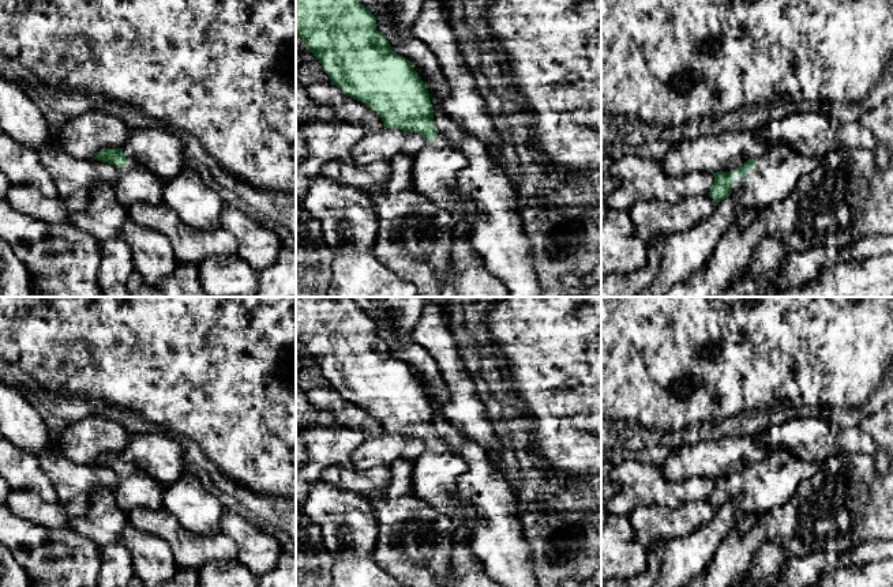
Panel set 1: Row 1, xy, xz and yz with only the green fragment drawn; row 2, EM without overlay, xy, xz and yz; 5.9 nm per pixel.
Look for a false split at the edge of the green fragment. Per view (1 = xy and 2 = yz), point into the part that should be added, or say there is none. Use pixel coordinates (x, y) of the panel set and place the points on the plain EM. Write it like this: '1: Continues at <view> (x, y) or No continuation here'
1: Continues at xy (135, 488)
2: Continues at yz (776, 478)

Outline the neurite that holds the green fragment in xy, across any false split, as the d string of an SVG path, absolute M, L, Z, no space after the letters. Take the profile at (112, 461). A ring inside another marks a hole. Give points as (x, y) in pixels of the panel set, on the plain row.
M102 454L93 463L116 471L116 504L123 512L130 513L139 507L151 511L162 508L165 486L140 467L125 462L121 454Z

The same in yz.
M777 451L769 454L761 462L744 467L736 475L713 478L714 486L712 489L709 501L716 508L720 508L732 500L738 504L738 508L742 512L774 512L784 507L796 492L800 482L811 478L819 470L819 467L821 463L793 456L787 451Z

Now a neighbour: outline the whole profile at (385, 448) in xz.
M382 432L369 436L352 455L353 469L368 471L379 466L390 466L398 459L413 462L425 451L423 440Z

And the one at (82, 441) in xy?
M89 415L70 422L57 437L61 452L74 463L93 463L102 454L121 454L131 434L116 421Z

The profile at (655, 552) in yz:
M654 541L649 548L646 548L648 568L645 572L626 580L612 579L604 582L601 583L601 587L652 587L661 571L665 546L667 545L663 541Z

